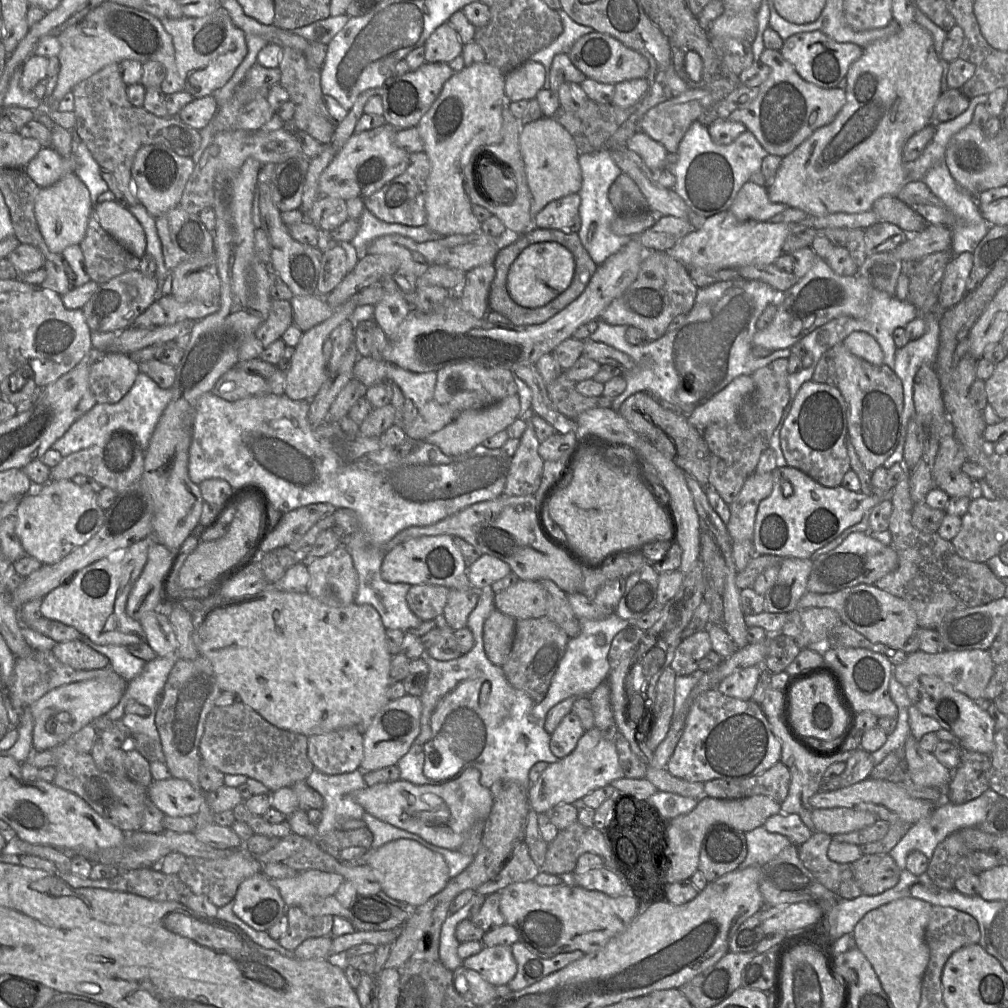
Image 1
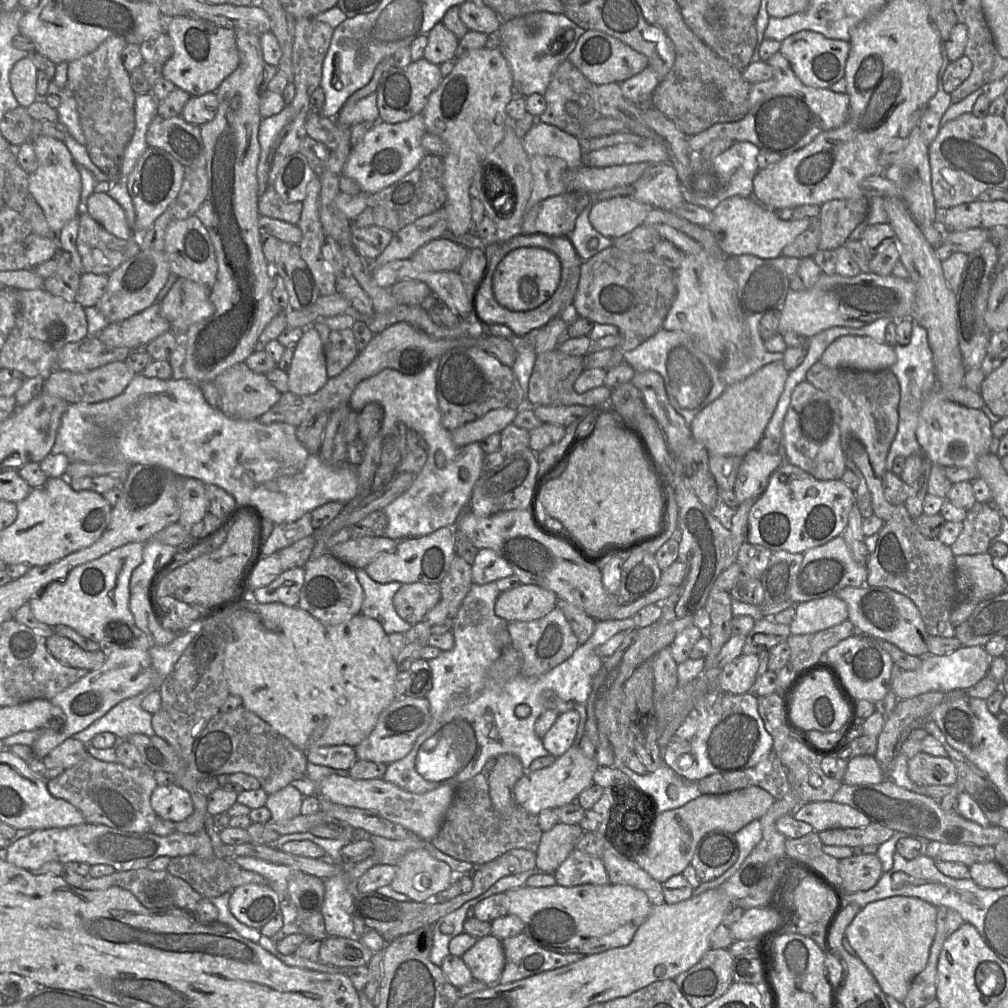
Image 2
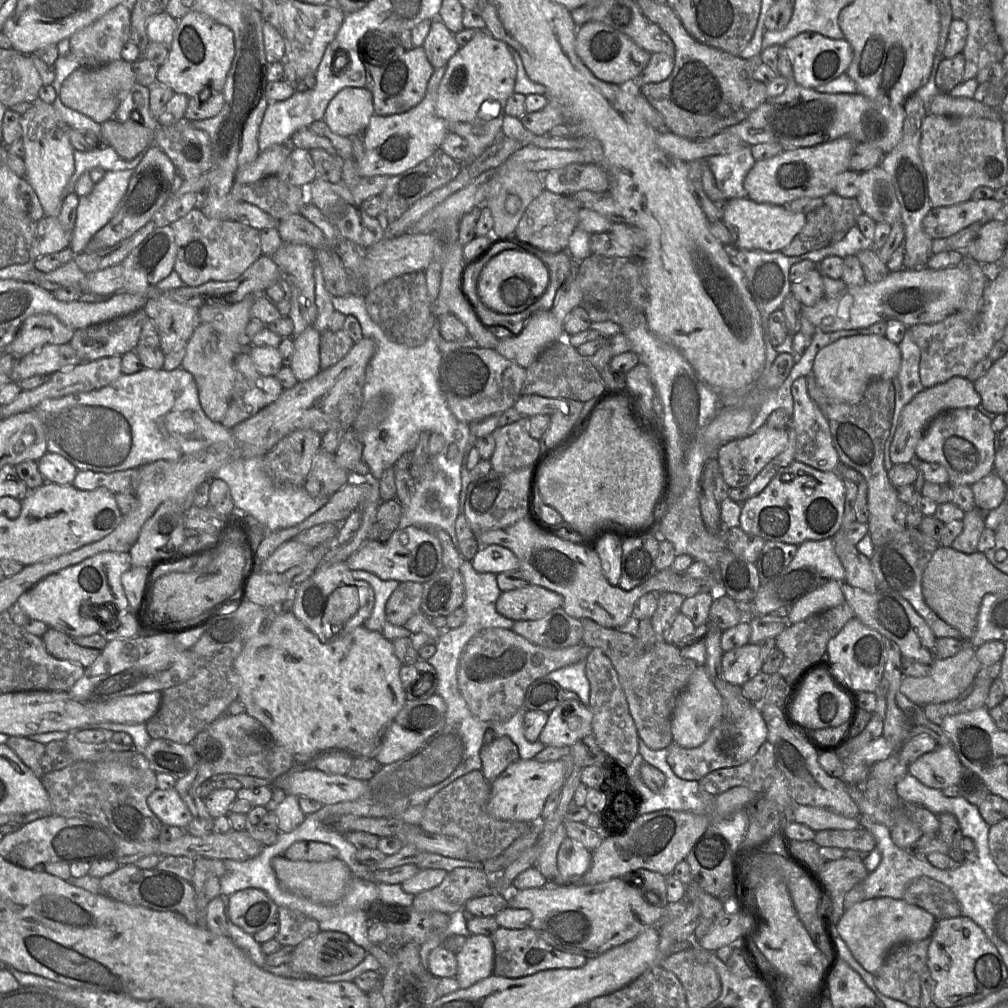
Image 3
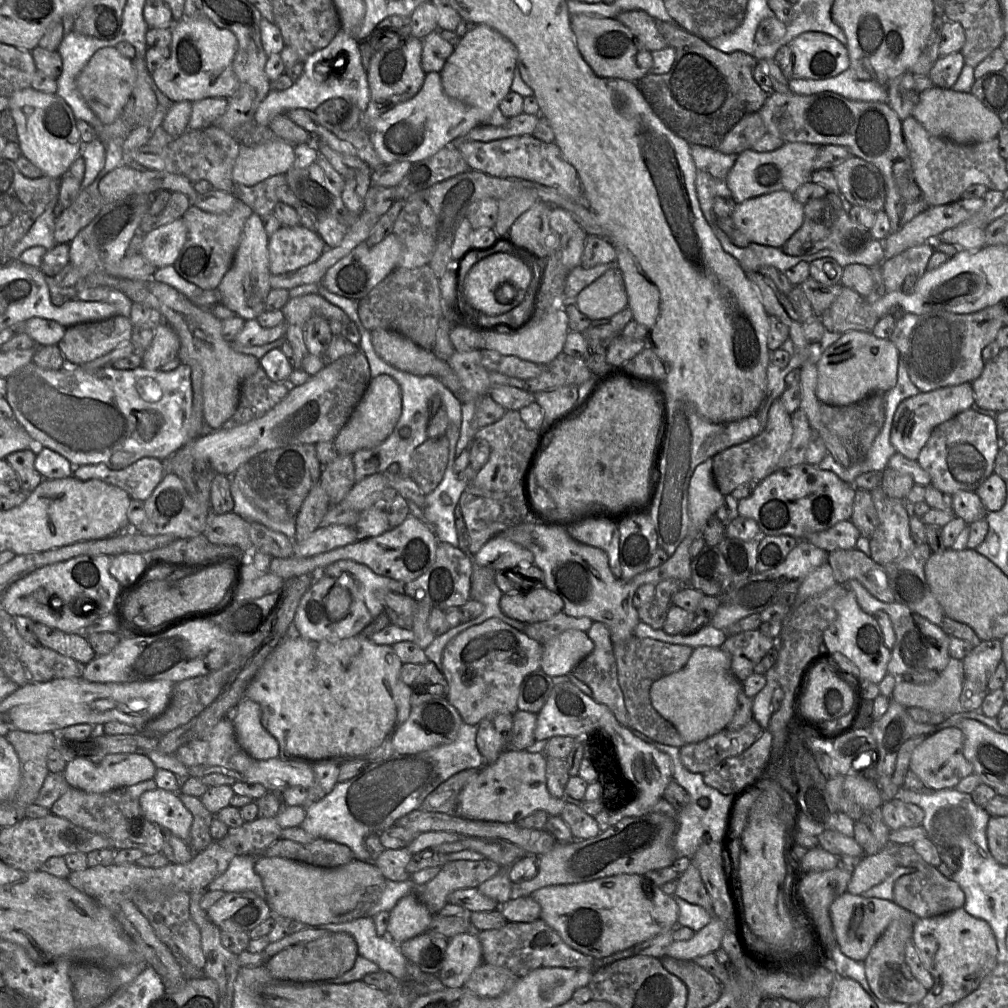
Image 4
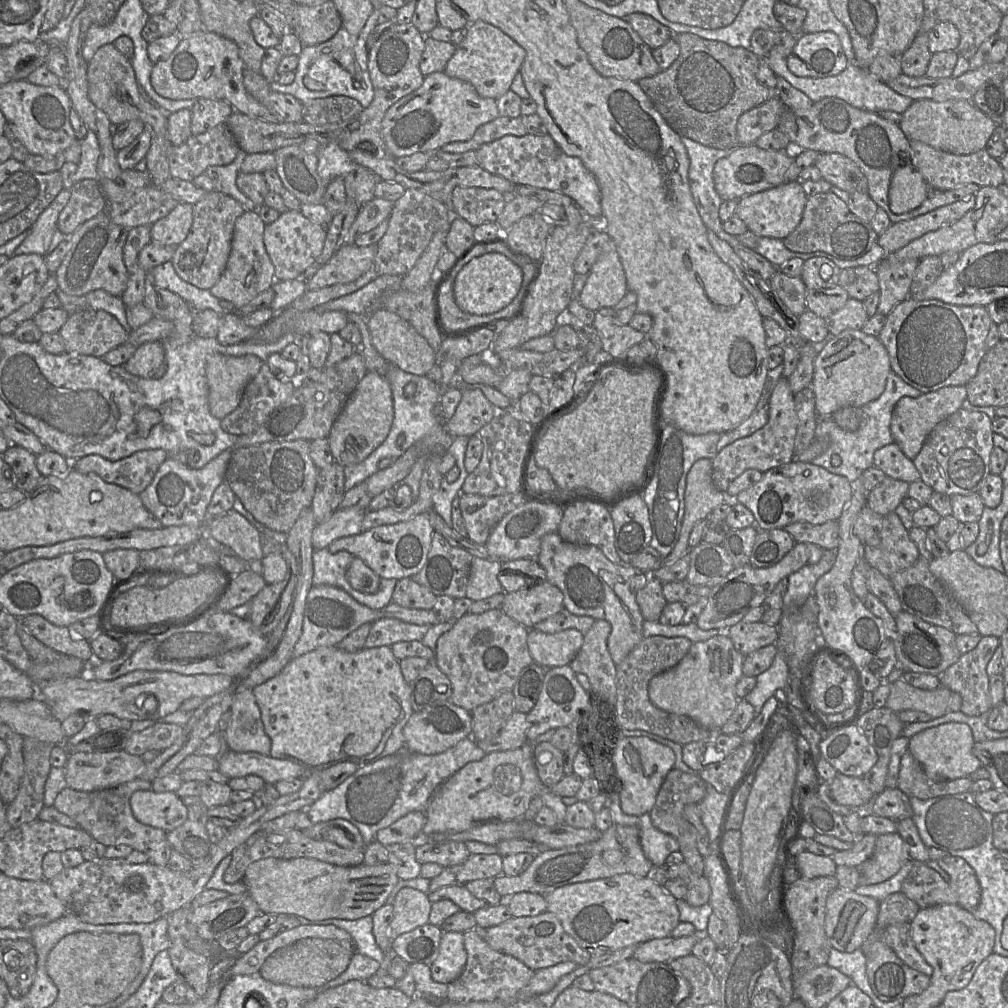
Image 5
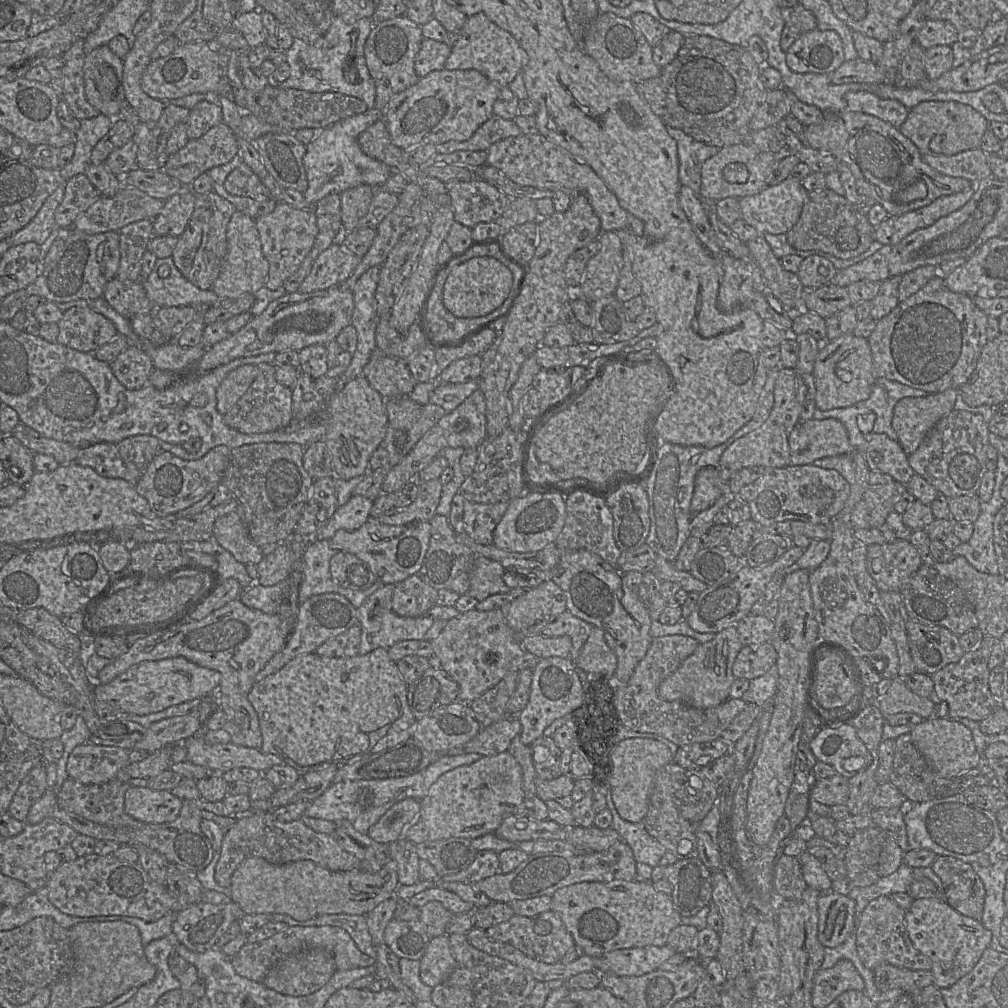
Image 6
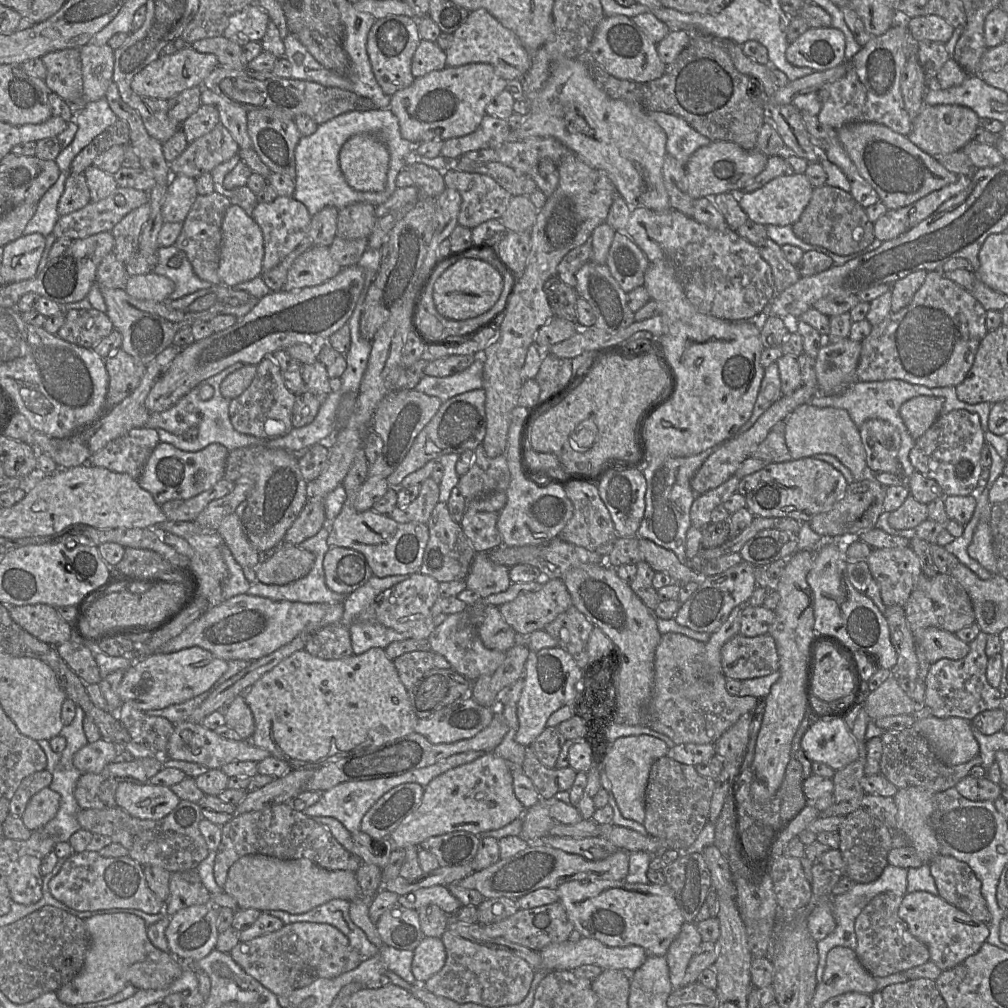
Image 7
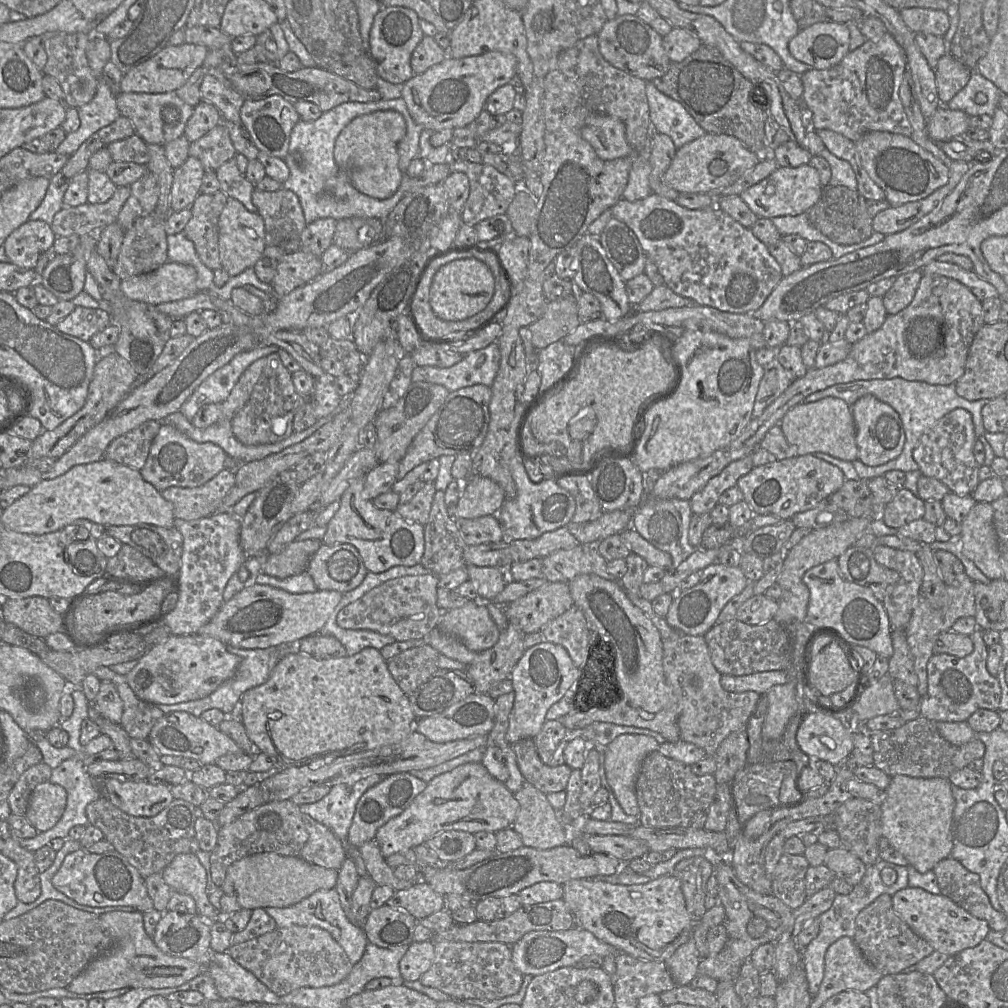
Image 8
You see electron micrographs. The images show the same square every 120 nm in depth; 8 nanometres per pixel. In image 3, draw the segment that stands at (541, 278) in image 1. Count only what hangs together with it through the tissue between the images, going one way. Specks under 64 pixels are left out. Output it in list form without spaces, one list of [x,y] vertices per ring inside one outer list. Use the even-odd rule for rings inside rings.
[[[523,247],[502,251],[483,268],[478,280],[478,296],[488,307],[501,313],[519,313],[533,304],[549,283],[546,265]]]

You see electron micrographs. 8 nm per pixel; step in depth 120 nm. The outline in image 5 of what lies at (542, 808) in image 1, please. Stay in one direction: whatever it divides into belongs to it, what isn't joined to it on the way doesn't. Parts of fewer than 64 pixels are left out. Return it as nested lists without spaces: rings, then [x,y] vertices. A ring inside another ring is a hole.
[[[518,748],[486,754],[479,761],[467,763],[434,792],[424,810],[422,836],[462,832],[486,823],[521,819],[535,797],[540,797],[555,813],[559,824],[565,823],[567,807],[541,782],[528,751]]]

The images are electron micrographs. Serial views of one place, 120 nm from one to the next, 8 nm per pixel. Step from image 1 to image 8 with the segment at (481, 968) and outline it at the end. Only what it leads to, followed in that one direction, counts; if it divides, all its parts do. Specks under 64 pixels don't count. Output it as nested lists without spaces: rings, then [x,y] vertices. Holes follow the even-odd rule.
[[[432,941],[412,942],[399,962],[401,979],[419,981],[421,975],[431,967],[434,956]]]

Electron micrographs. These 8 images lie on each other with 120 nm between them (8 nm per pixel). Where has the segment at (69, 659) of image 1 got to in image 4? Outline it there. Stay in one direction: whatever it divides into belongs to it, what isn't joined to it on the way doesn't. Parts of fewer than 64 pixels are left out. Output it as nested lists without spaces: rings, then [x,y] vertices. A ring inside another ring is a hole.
[[[39,622],[34,623],[33,631],[41,646],[70,657],[84,665],[96,656],[83,634],[65,633]]]

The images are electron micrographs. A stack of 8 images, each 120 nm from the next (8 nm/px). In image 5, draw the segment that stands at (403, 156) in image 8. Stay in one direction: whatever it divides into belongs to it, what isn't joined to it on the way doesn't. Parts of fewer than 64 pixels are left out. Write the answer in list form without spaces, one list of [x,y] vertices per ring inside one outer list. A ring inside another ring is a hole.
[[[336,142],[322,145],[318,155],[318,174],[325,186],[337,177],[344,177],[346,174],[356,170],[358,163],[353,161],[348,152]]]

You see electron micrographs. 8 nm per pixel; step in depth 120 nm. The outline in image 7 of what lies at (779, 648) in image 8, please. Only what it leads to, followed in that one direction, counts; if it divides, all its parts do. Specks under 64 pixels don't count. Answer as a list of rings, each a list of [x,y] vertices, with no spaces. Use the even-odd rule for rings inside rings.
[[[739,633],[722,646],[720,654],[725,677],[744,680],[779,670],[776,644],[769,633],[754,637]]]

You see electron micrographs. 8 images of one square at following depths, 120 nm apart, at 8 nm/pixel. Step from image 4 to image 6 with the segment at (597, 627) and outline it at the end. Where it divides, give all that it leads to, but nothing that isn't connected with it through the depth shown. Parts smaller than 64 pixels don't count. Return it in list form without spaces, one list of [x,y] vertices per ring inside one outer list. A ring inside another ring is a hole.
[[[593,626],[575,661],[575,666],[587,674],[601,674],[609,680],[613,679],[617,668],[617,657],[607,645],[602,629]]]

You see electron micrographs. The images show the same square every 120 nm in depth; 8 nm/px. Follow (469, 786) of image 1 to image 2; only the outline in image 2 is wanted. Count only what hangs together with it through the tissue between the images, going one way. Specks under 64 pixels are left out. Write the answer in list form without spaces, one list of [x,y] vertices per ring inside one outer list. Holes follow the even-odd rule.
[[[333,773],[323,778],[318,796],[333,803],[377,812],[387,820],[399,824],[419,838],[432,841],[438,834],[445,814],[456,796],[457,786],[441,785],[422,794],[415,794],[383,779],[354,779],[349,774]]]

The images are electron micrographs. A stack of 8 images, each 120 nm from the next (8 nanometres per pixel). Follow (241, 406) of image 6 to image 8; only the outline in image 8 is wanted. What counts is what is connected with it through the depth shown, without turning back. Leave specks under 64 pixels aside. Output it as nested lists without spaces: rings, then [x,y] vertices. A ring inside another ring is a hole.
[[[277,353],[266,357],[266,364],[255,384],[249,400],[231,420],[232,433],[243,445],[255,446],[283,441],[293,433],[293,418],[304,404],[294,388],[292,375],[283,366]]]

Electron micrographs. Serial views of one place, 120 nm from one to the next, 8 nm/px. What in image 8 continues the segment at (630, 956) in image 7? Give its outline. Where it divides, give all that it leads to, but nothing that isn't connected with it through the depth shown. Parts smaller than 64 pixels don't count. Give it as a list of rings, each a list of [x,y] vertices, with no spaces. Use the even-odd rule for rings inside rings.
[[[580,926],[565,931],[532,931],[511,945],[511,957],[514,966],[523,974],[533,976],[554,971],[562,967],[576,967],[582,958],[588,955],[599,955],[602,958],[610,954],[617,955],[613,946],[599,940],[588,930]]]

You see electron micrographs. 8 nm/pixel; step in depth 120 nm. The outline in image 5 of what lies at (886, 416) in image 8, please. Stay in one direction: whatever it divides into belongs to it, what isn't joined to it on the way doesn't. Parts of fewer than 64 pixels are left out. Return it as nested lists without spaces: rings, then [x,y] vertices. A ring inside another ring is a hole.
[[[895,442],[874,452],[873,466],[881,470],[885,476],[893,479],[907,483],[920,480],[920,473],[913,461],[904,455]]]

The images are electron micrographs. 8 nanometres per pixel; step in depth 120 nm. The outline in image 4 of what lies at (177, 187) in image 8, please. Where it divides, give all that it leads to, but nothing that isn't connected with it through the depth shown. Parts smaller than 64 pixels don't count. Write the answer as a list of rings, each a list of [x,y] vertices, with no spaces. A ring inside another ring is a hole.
[[[183,218],[160,226],[144,235],[140,254],[156,268],[172,266],[186,240]]]

